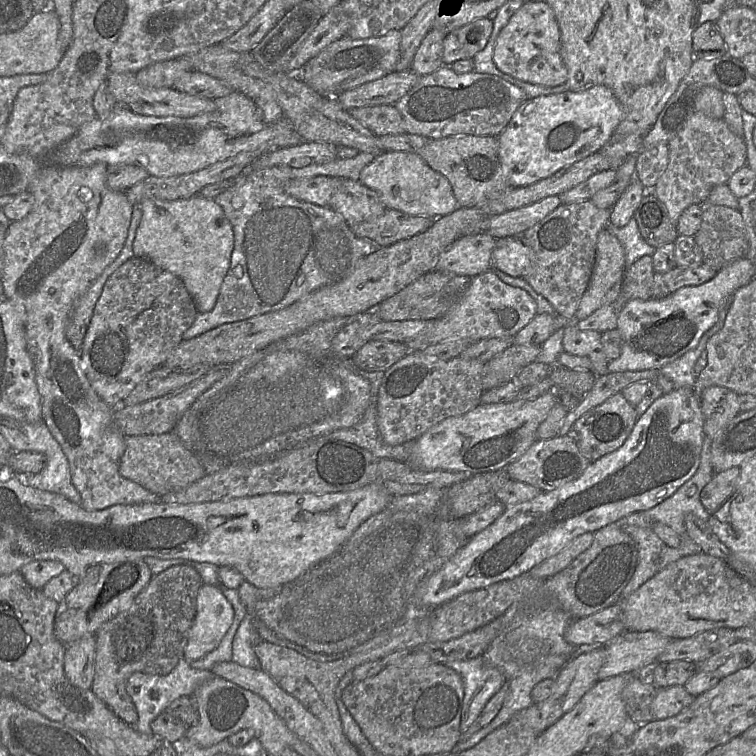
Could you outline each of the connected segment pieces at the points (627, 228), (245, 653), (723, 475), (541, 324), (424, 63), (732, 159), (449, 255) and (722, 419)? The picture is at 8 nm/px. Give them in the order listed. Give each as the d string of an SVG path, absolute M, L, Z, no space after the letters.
M634 217L623 227L615 227L608 223L606 229L623 245L626 268L630 267L634 261L644 255L652 256L655 251L655 248L649 245L641 236Z
M250 614L240 623L232 642L232 661L240 666L259 668L260 662L255 653L255 646L261 640Z
M731 467L715 473L700 493L700 500L709 514L717 511L732 494L740 474L740 468Z
M538 313L514 336L514 344L541 346L556 330L568 323L574 322L557 314Z
M431 28L416 51L411 70L419 76L428 75L443 65L443 41L446 33Z
M697 111L667 145L669 162L654 186L654 194L665 205L676 227L680 215L687 207L707 201L715 186L727 184L739 168L747 165L747 154L743 138L736 136L724 119L709 118Z
M489 234L459 237L439 257L435 270L474 277L491 268L491 254L496 239Z
M709 386L701 392L704 435L713 439L740 411L738 394L722 386Z

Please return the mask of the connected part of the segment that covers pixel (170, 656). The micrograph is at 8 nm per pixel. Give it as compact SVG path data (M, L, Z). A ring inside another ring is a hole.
M192 566L170 567L153 576L123 611L102 624L95 633L95 673L90 689L124 723L134 726L138 719L135 705L127 692L128 678L135 672L167 675L184 658L202 585L199 572Z

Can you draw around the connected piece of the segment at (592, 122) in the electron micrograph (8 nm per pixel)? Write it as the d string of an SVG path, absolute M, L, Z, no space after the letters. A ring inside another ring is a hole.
M604 85L524 100L497 136L499 160L509 187L533 184L599 151L622 119L622 107Z

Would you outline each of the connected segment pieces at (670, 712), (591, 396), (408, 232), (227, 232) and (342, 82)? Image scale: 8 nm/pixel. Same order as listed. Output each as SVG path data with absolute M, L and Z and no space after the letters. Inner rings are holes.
M670 686L658 689L651 703L651 712L655 720L664 720L675 716L688 707L695 697L684 686Z
M660 369L641 371L608 372L596 377L592 389L573 410L566 415L558 436L570 434L572 426L584 413L600 405L609 397L621 391L630 384L638 381L655 382L660 375Z
M386 209L379 217L355 224L352 229L358 238L369 240L375 246L389 246L425 231L433 221L430 217Z
M202 196L173 201L146 198L138 204L138 207L142 211L142 218L133 242L134 257L147 259L179 277L191 295L198 312L211 311L229 270L234 247L233 228L222 208L213 199Z
M401 30L365 39L343 37L325 47L295 74L318 94L337 96L394 72L400 57L400 42Z

